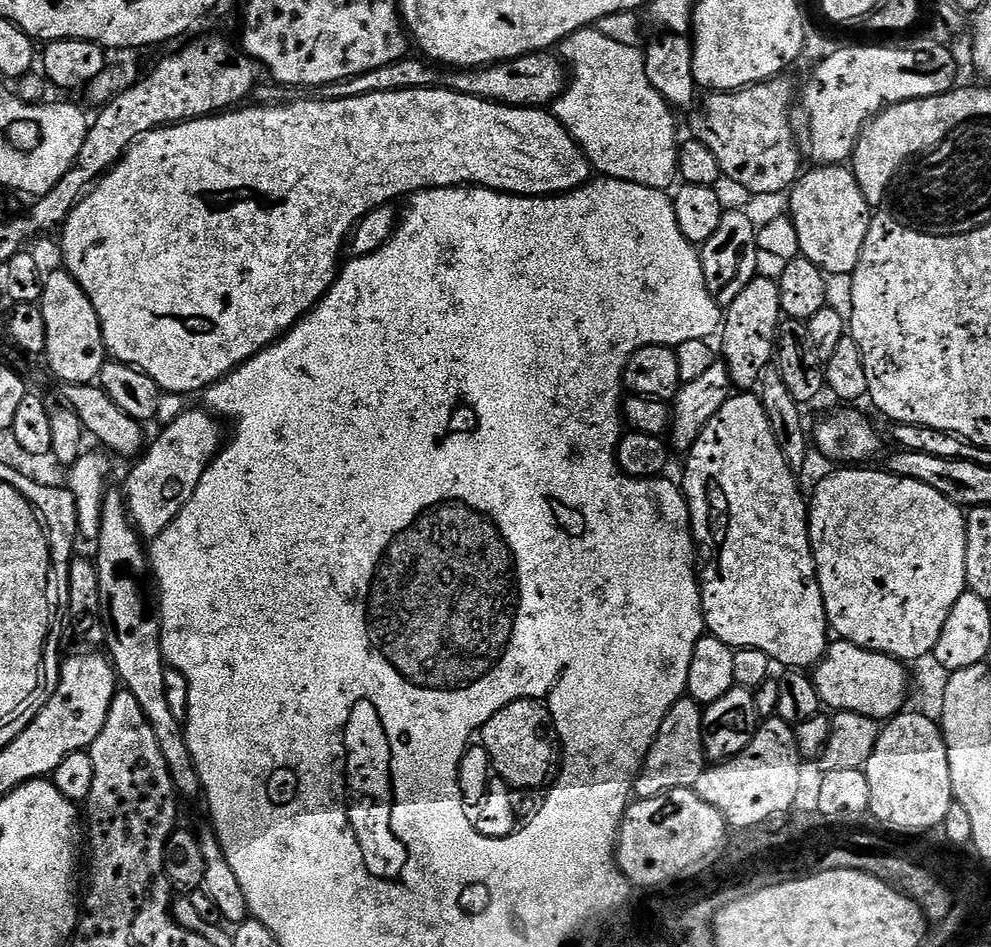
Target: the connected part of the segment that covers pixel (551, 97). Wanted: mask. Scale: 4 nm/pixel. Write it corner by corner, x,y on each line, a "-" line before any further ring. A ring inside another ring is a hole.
552,54
520,56
516,60
506,60
503,64
494,64
475,70
449,71
448,77
442,80
442,84
452,92
461,92
467,96
480,96
483,100
494,100
498,104
510,104
514,108
544,108
555,102
566,87
566,68
563,63
561,64
552,57

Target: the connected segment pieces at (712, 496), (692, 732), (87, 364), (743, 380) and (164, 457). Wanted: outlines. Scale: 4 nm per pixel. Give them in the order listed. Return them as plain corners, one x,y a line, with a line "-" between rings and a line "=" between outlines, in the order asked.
729,395
685,460
682,491
690,510
692,539
698,545
705,629
733,650
762,650
777,665
784,664
780,666
785,669
815,669
829,646
830,629
808,537
810,504
796,485
797,473
786,462
778,442
774,442
774,430
770,430
770,418
762,410
759,395
=
691,698
674,702
670,706
670,714
662,718
662,726
654,738
648,751
648,757
640,768
640,775
636,777
634,792
639,799
654,798
663,792
678,790
679,788
695,788
700,775
706,767
706,757
702,746
702,718
701,705
=
67,270
52,272
43,277
40,299
42,318
46,322
46,350
48,368
60,379
61,385
91,384
99,381
106,362
102,326
94,306
=
764,274
754,277
750,286
746,286
746,290
742,290
742,294
738,294
738,298
734,298
734,302
730,302
730,306
723,309
718,333
718,352
728,368
733,389
752,390
759,385
760,377
777,355
781,323
780,285
773,277
771,280
=
185,410
169,419
172,421
161,430
152,449
148,453
145,451
135,461
137,464
133,466
128,481
122,485
128,505
128,518
141,537
154,538
162,534
162,530
166,530
166,526
178,518
186,502
190,502
202,474
211,466
222,447
221,421
207,411
199,411

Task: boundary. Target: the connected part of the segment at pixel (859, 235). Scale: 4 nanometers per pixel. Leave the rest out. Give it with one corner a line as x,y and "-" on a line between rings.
825,164
809,169
790,189
790,215
798,230
800,256
814,262
814,266
821,268
829,277
851,277
862,254
862,242
866,242
866,230
870,230
873,205
866,202
851,167

